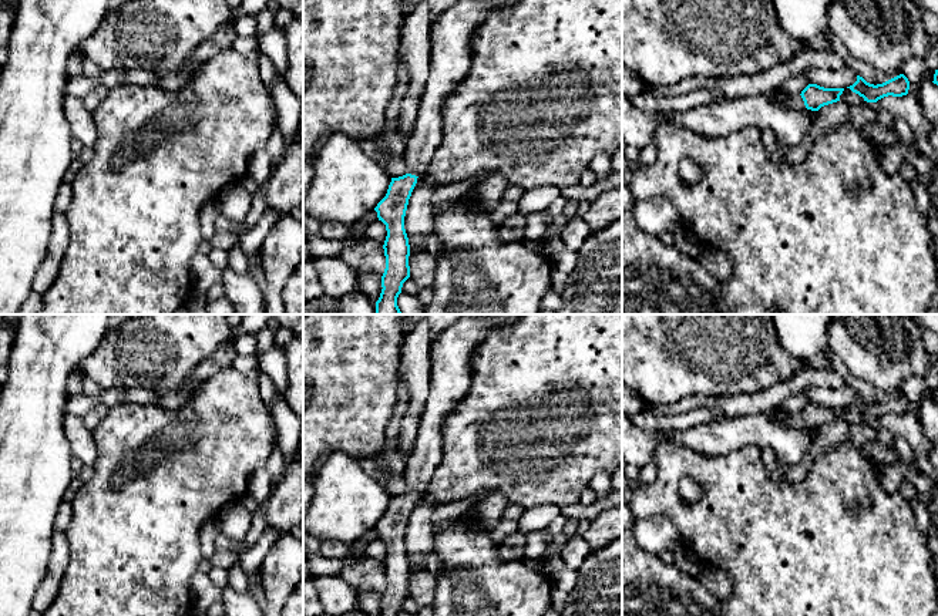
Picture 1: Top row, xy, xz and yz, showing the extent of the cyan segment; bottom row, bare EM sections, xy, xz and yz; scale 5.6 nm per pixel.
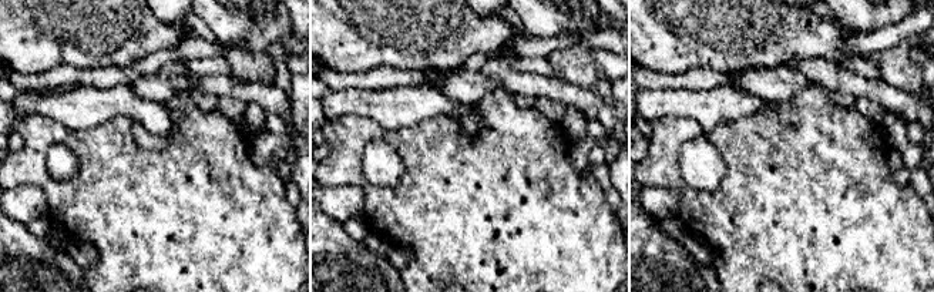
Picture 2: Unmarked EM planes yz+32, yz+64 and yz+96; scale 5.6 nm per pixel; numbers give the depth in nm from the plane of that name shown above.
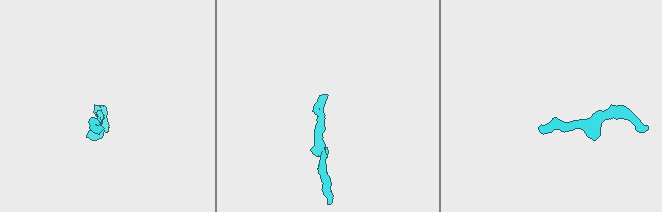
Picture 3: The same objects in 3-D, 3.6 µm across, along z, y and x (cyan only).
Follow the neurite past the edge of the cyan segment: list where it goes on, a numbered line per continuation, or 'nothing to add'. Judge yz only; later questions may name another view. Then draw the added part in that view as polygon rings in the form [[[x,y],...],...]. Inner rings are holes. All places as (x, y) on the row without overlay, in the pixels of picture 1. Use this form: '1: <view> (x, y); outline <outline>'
1: yz (794, 420); outline [[[776,408],[776,413],[777,413],[777,418],[787,425],[791,425],[796,428],[804,428],[806,427],[801,414],[790,414],[790,413],[783,411],[780,408]]]

